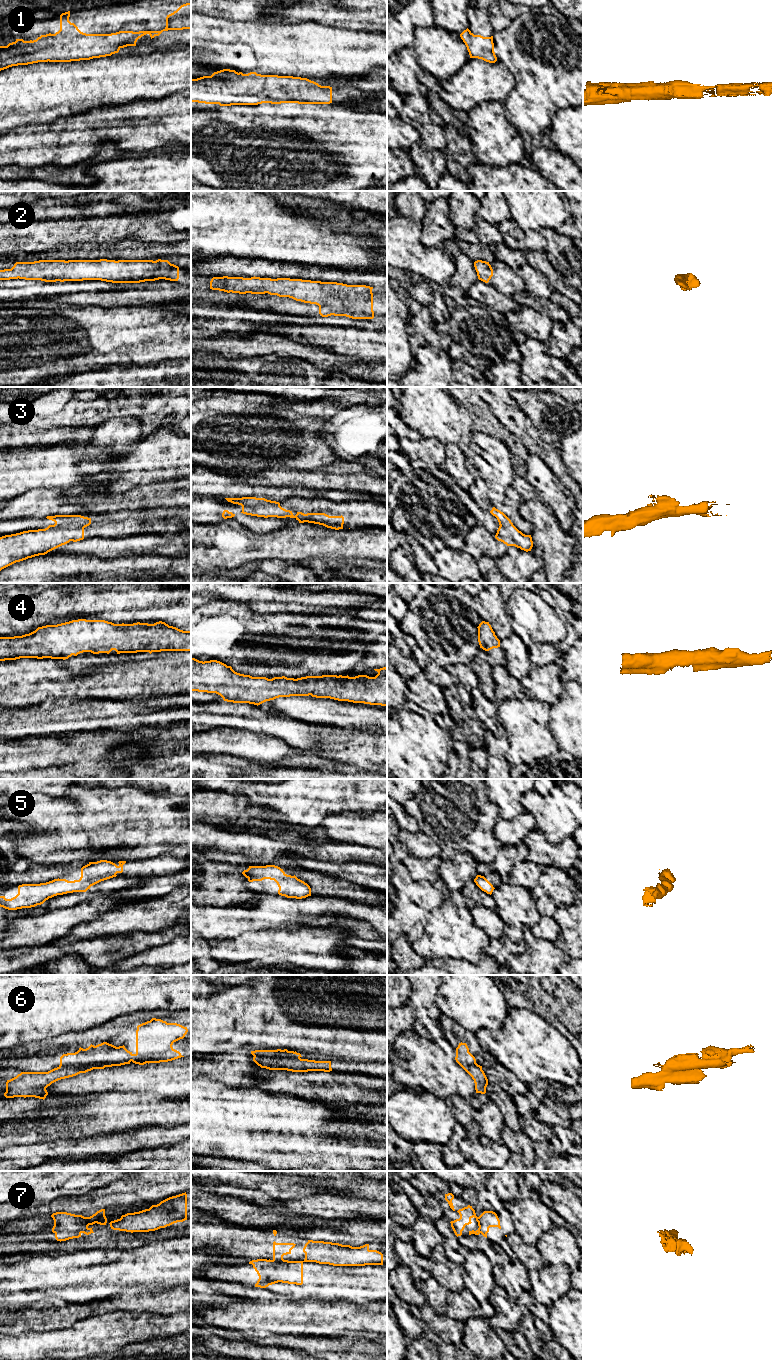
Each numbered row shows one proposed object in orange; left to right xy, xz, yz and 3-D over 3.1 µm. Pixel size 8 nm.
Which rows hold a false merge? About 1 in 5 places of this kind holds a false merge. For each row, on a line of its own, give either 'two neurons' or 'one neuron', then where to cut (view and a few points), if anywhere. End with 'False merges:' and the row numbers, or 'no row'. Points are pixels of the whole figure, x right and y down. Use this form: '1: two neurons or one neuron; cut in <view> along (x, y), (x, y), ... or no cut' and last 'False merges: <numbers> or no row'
1: one neuron; no cut
2: one neuron; no cut
3: one neuron; no cut
4: one neuron; no cut
5: one neuron; no cut
6: two neurons; cut in xy along (129, 1062), (101, 1066), (59, 1067)
7: two neurons; cut in xz along (273, 1259), (287, 1261)
False merges: 6, 7

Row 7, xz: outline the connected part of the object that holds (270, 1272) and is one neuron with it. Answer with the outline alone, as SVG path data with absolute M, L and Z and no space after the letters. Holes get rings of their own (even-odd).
M267 1259L252 1260L249 1264L257 1272L259 1279L255 1287L266 1288L269 1285L282 1282L288 1284L303 1284L303 1262L279 1262Z

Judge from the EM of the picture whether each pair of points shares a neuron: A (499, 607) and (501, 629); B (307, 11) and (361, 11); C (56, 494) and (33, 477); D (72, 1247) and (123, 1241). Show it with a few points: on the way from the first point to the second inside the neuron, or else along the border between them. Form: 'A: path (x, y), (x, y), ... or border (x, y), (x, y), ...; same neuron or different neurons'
A: path (499, 612), (501, 624); same neuron
B: path (320, 11), (348, 12); same neuron
C: border (48, 488), (61, 488), (65, 492); different neurons
D: path (85, 1243), (110, 1241); same neuron

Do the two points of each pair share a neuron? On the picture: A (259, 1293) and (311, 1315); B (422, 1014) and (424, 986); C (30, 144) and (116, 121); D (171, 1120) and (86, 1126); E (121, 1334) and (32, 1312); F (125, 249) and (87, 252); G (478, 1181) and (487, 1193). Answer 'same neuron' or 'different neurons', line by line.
A: same neuron
B: same neuron
C: same neuron
D: same neuron
E: different neurons
F: same neuron
G: different neurons

